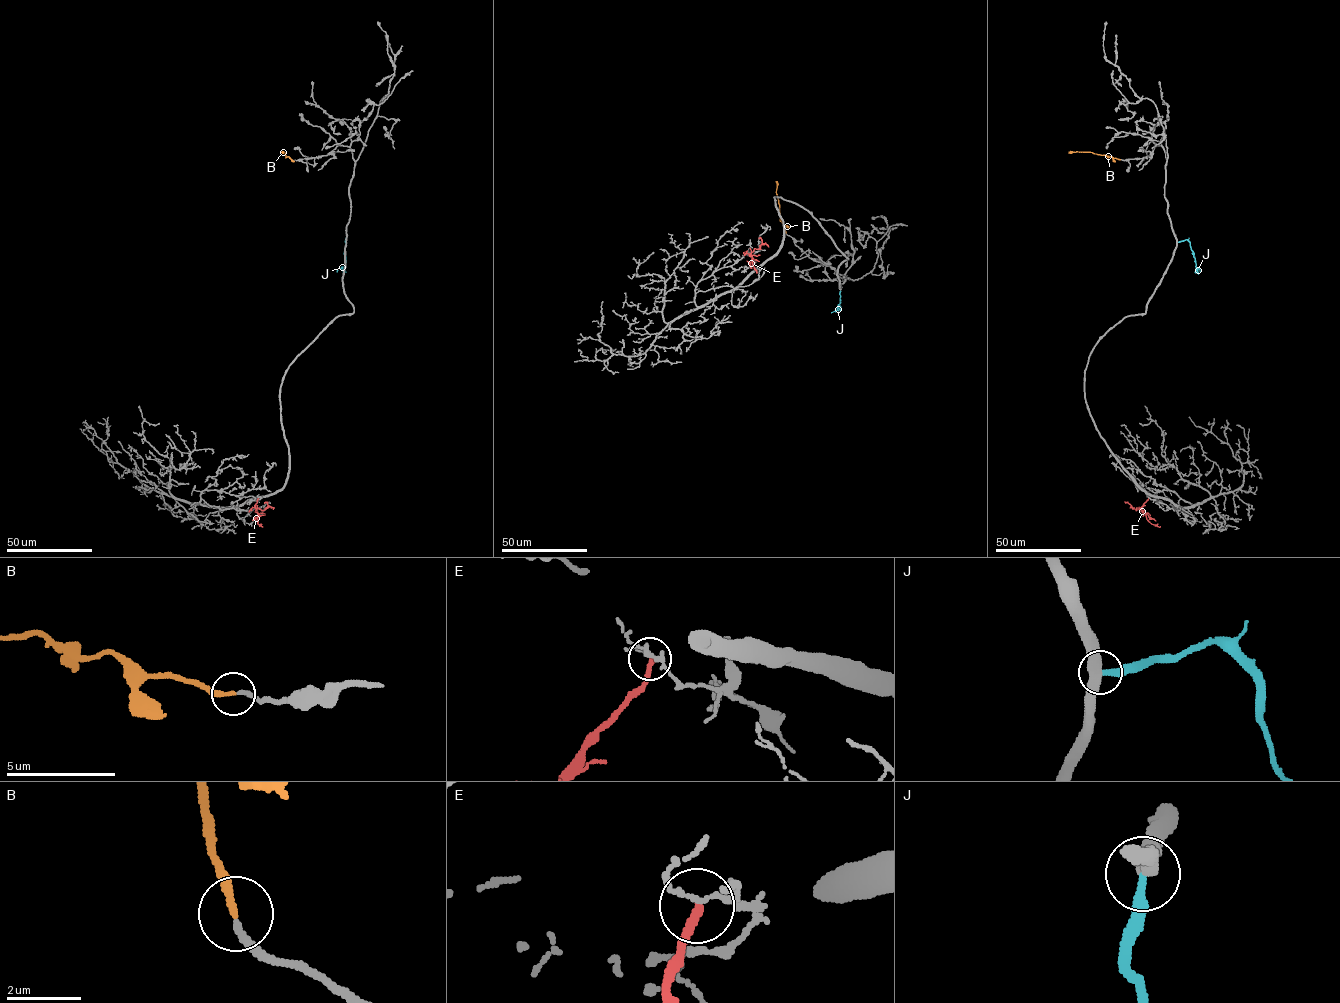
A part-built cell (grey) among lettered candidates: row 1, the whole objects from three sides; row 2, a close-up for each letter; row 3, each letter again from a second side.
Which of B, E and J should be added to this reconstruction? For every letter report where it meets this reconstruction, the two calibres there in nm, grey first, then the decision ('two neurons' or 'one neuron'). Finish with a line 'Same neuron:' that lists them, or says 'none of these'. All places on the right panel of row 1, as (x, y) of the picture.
B: contact (1121, 159); calibres 190 and 200 nm; one neuron
E: contact (1148, 497); calibres 90 and 240 nm; two neurons
J: contact (1177, 242); calibres 460 and 240 nm; two neurons
Same neuron: B

